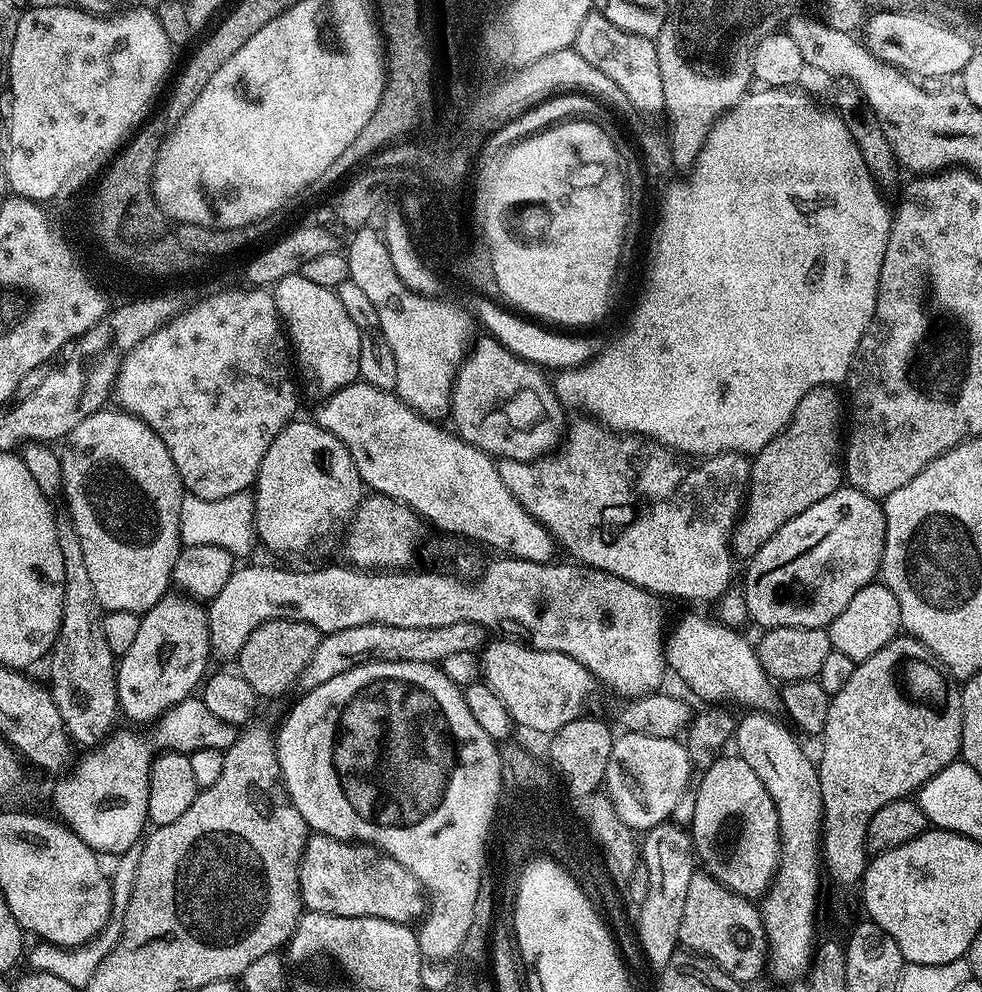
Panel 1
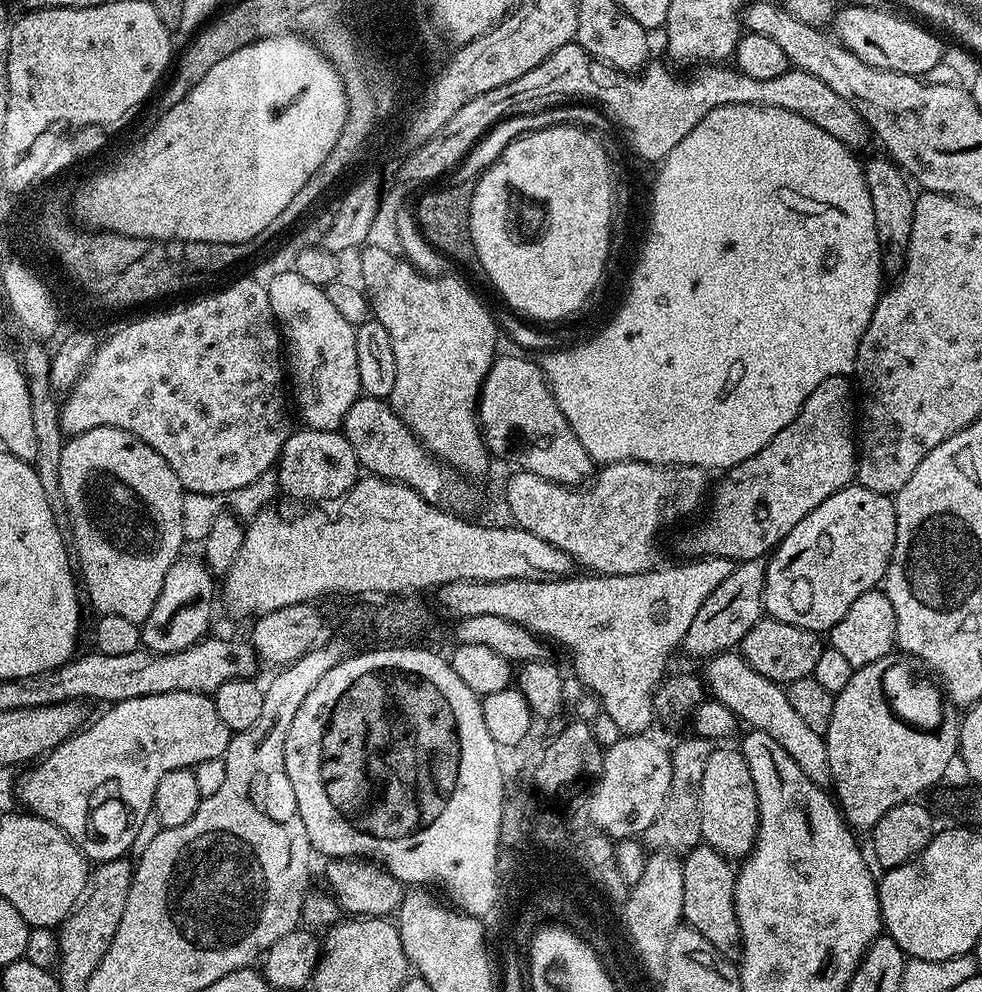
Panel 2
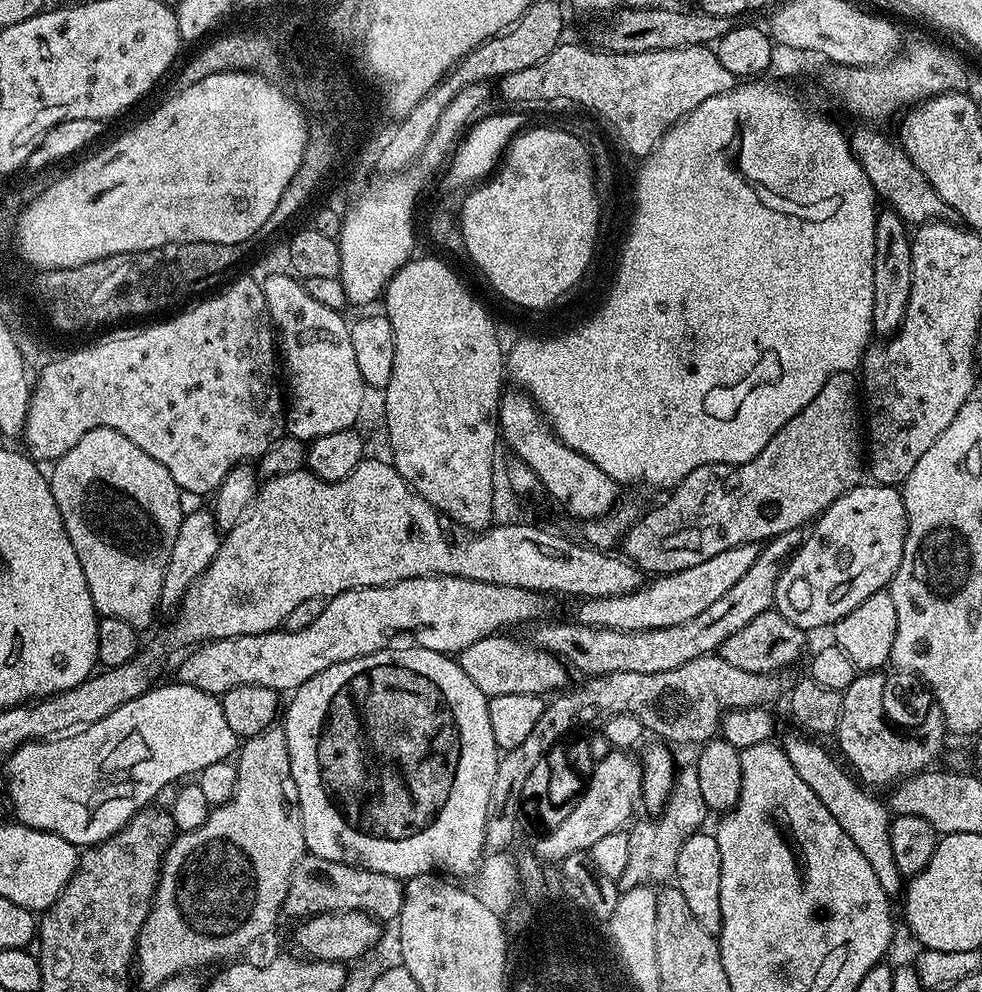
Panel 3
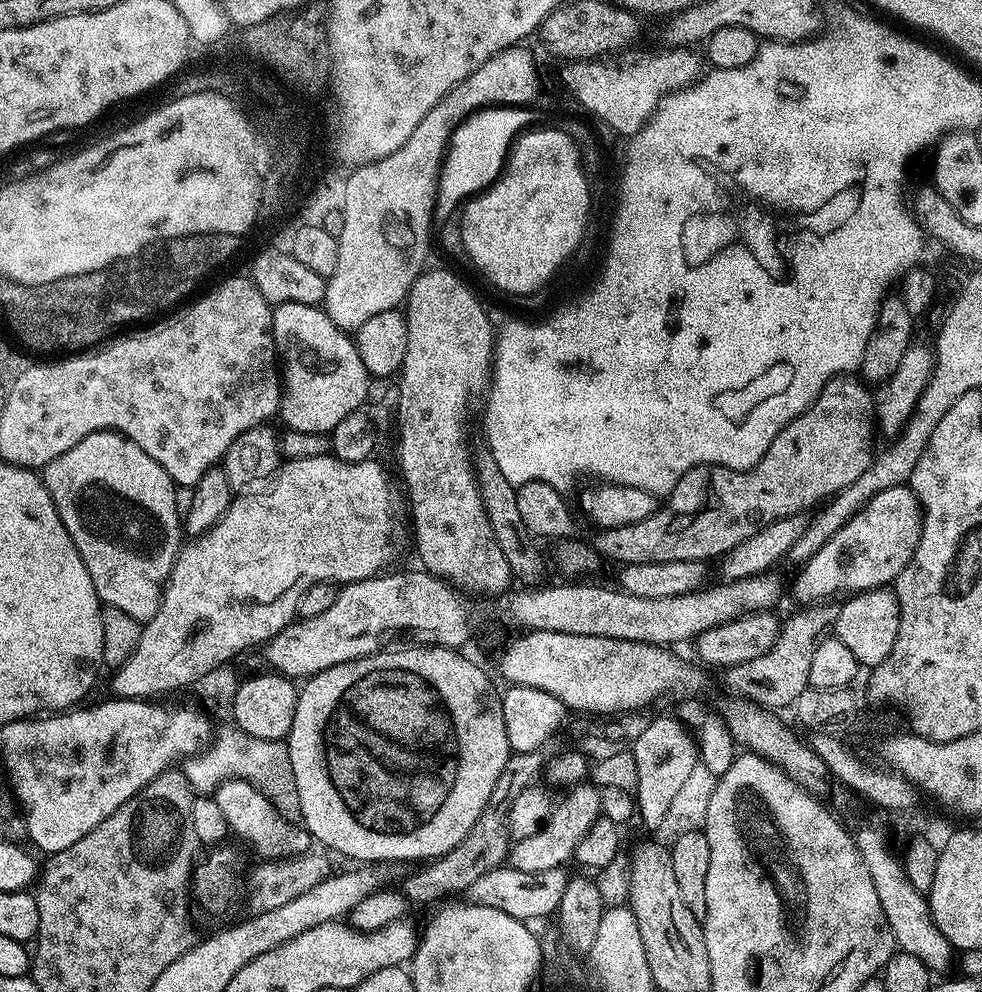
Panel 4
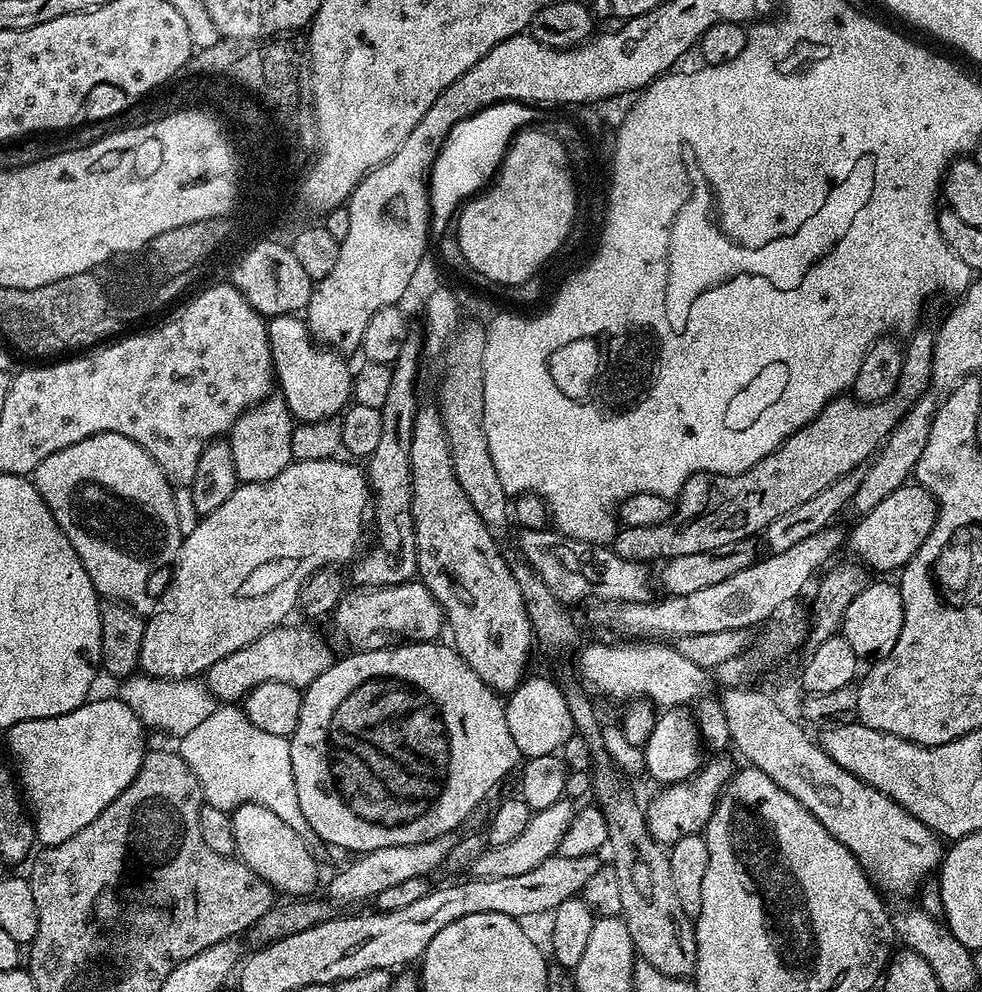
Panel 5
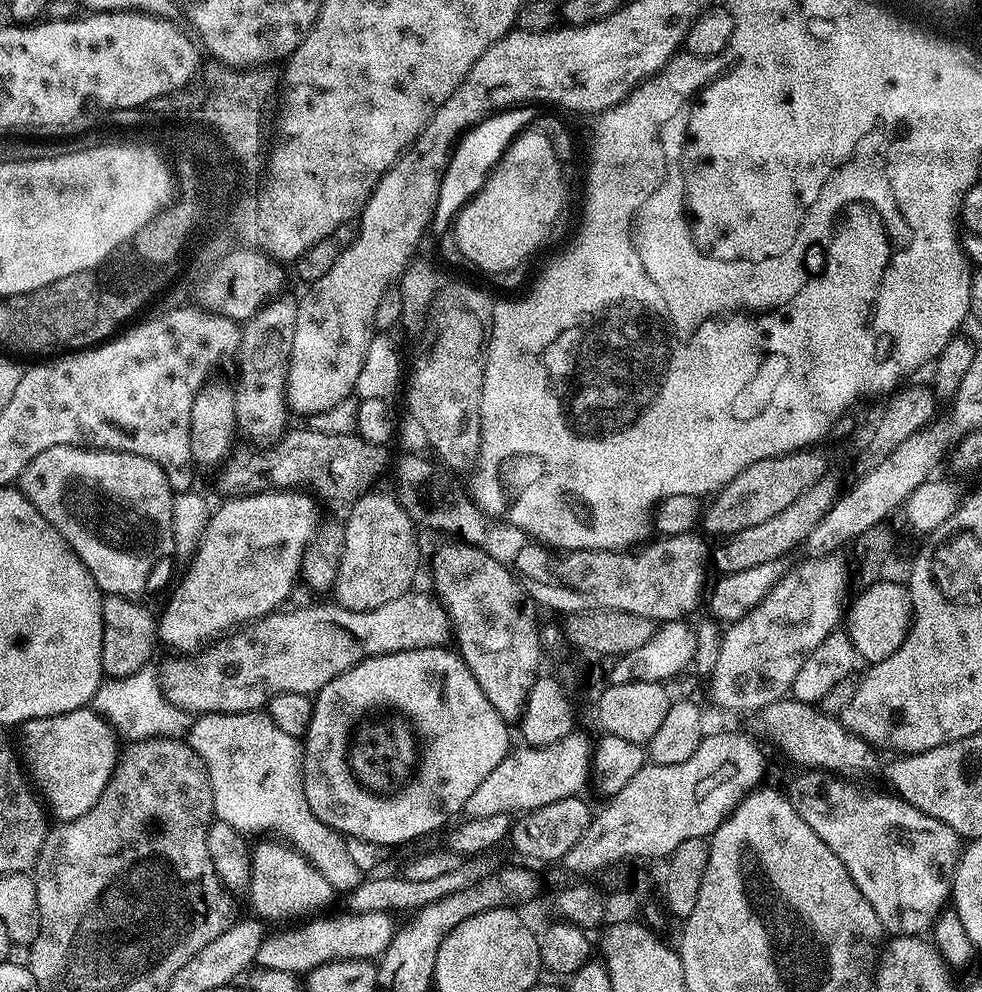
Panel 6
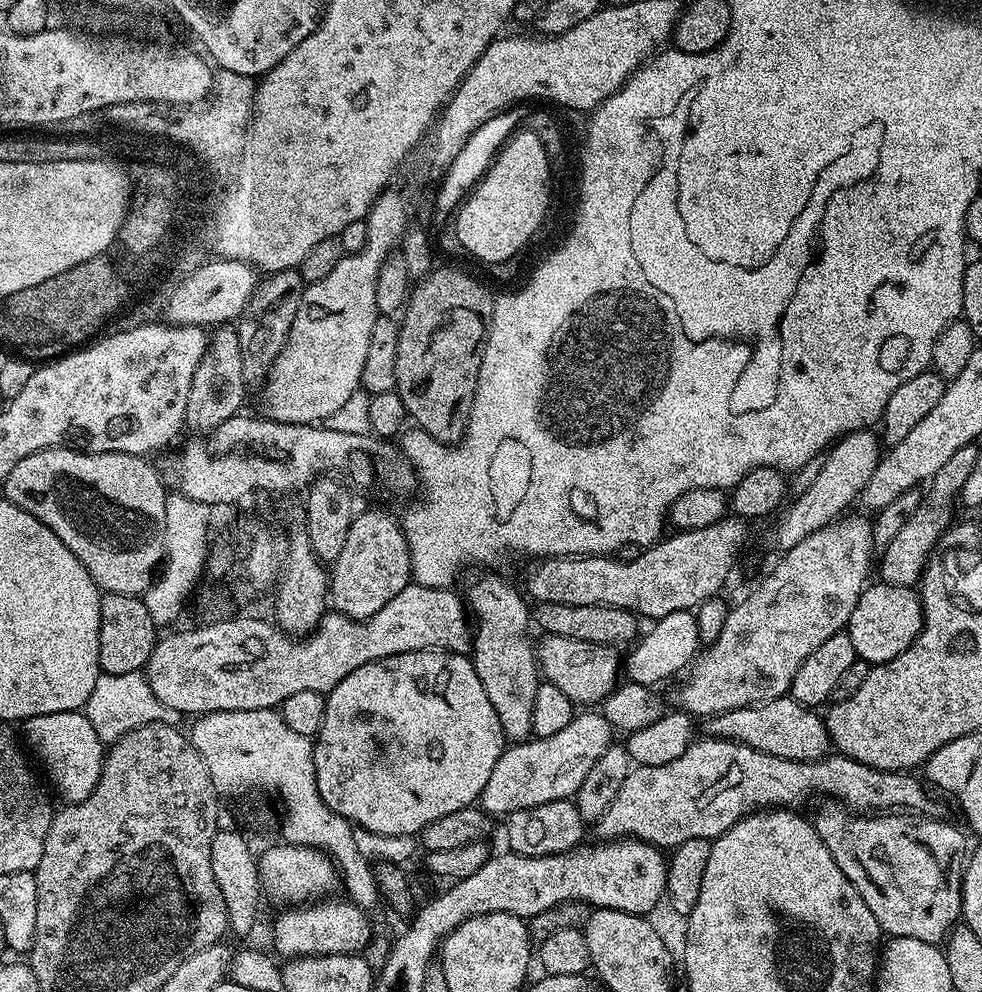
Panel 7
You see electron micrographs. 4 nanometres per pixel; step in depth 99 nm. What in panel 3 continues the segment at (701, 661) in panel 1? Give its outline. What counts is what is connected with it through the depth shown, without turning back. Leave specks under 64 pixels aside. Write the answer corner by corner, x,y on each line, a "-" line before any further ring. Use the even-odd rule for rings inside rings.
788,732
784,740
782,739
786,758
790,758
794,770
798,770
798,775
802,777
802,782
806,782
806,786
810,786
810,790
818,794
822,806
826,806
826,810
834,814
834,822
838,822
838,826
842,826
842,830
850,834
850,842
854,842
854,846
862,850
866,862
870,862
870,867
878,877
878,882
882,882
882,890
886,890
889,898
899,897
902,892
902,877
898,866
894,866
894,854
890,851
890,830
888,829
890,812
885,801
875,800
868,793
871,791
857,782
853,773
835,755
832,757
820,745
823,743
819,739
809,738
804,734
799,735
795,736
794,733

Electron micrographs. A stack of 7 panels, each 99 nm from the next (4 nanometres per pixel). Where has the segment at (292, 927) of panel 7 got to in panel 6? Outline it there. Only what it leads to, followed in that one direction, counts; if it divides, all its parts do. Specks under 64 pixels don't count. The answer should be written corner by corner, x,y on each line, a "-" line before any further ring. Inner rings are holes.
386,912
378,914
354,914
328,916
325,920
314,920
301,928
290,928
278,936
266,938
256,955
256,964
270,970
284,970
307,974
335,960
371,960
383,956
398,931
393,917

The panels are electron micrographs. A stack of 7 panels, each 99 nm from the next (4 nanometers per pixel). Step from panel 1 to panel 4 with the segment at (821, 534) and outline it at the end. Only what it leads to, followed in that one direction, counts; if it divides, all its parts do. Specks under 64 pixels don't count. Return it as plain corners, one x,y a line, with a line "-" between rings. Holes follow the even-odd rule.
901,486
874,494
834,538
830,538
826,552
832,555
832,564
820,564
820,556
807,560
796,576
796,596
801,605
816,606
831,601
832,596
869,592
872,588
891,585
900,571
910,562
922,534
924,513
911,487

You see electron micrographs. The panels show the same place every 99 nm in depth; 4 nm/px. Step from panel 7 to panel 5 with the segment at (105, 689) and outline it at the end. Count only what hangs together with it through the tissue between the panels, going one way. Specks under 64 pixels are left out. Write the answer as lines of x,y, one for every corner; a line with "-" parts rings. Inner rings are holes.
136,674
127,677
121,684
119,699
134,710
140,723
147,729
160,730
180,739
190,734
199,723
210,718
218,702
207,685
194,678
187,680
158,679
153,676

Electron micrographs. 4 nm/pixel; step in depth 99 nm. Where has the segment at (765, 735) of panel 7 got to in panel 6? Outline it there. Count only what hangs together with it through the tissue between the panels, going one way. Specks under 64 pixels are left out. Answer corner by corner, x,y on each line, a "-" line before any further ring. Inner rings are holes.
795,698
777,700
766,709
768,728
785,754
798,766
833,774
868,772
876,764
877,749
854,734
837,717
827,716
819,707
804,704

